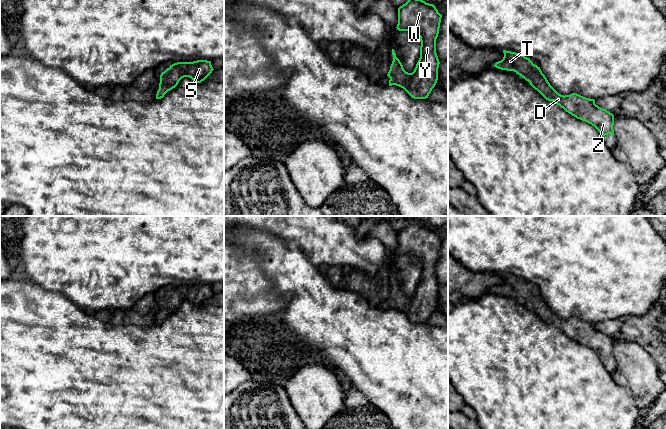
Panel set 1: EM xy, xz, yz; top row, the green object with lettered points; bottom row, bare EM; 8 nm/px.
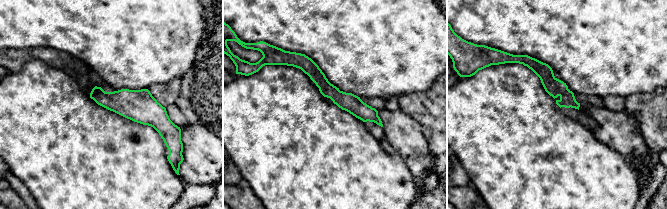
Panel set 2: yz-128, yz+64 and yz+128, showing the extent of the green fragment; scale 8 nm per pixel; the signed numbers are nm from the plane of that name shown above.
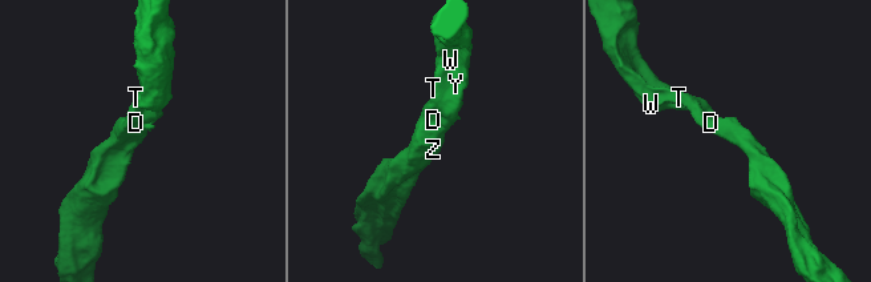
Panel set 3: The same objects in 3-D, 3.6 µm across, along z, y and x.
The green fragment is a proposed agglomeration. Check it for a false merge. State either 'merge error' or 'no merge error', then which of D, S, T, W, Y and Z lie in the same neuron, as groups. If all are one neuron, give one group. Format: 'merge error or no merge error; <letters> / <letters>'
no merge error; D S T W Y Z

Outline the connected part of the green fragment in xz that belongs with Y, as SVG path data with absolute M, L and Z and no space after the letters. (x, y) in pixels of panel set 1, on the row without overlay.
M410 222L405 228L398 232L397 254L411 255L420 261L420 282L412 297L404 294L402 287L396 281L392 273L393 285L387 300L390 302L389 310L396 309L403 312L414 323L426 323L435 311L438 304L439 283L436 277L436 263L442 239L438 236L435 229L426 227L421 223Z

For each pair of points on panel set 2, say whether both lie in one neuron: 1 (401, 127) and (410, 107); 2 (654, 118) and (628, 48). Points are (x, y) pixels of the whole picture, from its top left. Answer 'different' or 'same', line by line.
1: different
2: different

